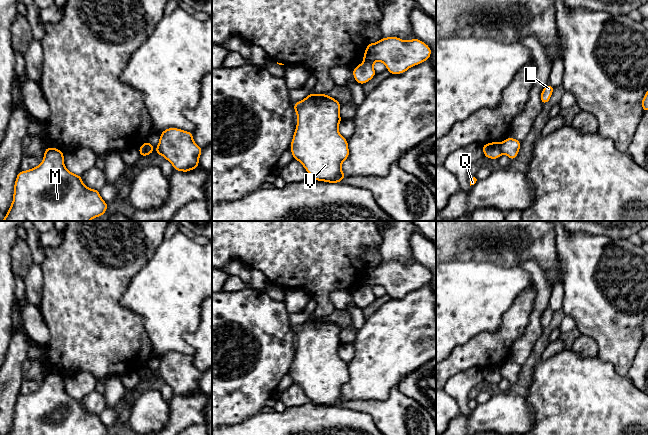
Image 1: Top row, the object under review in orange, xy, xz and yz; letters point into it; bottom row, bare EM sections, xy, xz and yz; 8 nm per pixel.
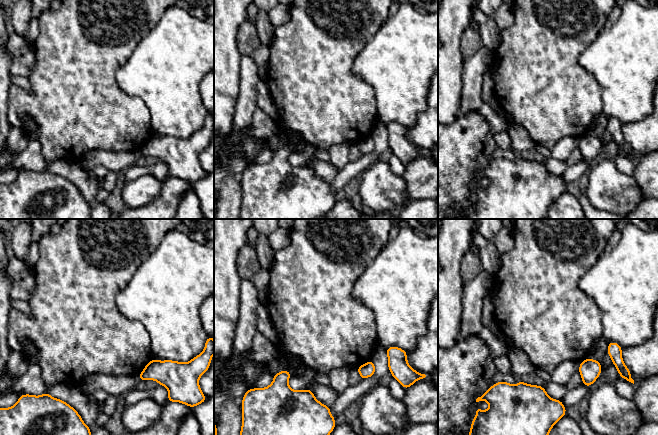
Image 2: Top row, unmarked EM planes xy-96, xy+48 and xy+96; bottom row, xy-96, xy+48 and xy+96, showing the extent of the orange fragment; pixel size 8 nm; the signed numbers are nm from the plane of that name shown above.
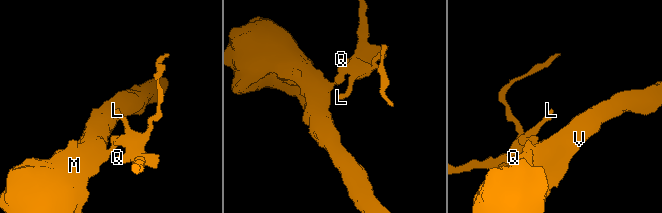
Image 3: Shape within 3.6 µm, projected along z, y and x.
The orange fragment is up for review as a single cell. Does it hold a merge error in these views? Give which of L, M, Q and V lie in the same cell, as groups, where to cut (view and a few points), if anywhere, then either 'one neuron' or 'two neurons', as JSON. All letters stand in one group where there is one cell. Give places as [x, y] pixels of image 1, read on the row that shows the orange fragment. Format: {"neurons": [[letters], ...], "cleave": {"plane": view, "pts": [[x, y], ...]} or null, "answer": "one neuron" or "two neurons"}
{"neurons": [["L", "Q"], ["M", "V"]], "cleave": {"plane": "yz", "pts": [[500, 142], [502, 153]]}, "answer": "two neurons"}

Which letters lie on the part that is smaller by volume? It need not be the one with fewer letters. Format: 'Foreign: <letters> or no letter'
Foreign: L, Q

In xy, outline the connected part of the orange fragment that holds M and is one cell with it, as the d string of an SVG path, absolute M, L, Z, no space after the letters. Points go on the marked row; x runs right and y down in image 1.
M54 147L44 151L40 165L19 171L14 183L13 202L2 221L91 221L102 217L108 204L101 198L100 191L84 185L81 175L70 172L64 165L64 153Z

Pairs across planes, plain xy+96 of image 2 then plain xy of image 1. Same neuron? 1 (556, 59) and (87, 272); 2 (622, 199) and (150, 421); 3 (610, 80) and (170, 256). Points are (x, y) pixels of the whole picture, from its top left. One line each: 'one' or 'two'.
1: one
2: one
3: one

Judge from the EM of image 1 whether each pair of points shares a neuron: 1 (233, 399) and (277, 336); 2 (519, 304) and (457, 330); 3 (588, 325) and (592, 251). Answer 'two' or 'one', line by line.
1: one
2: two
3: one

